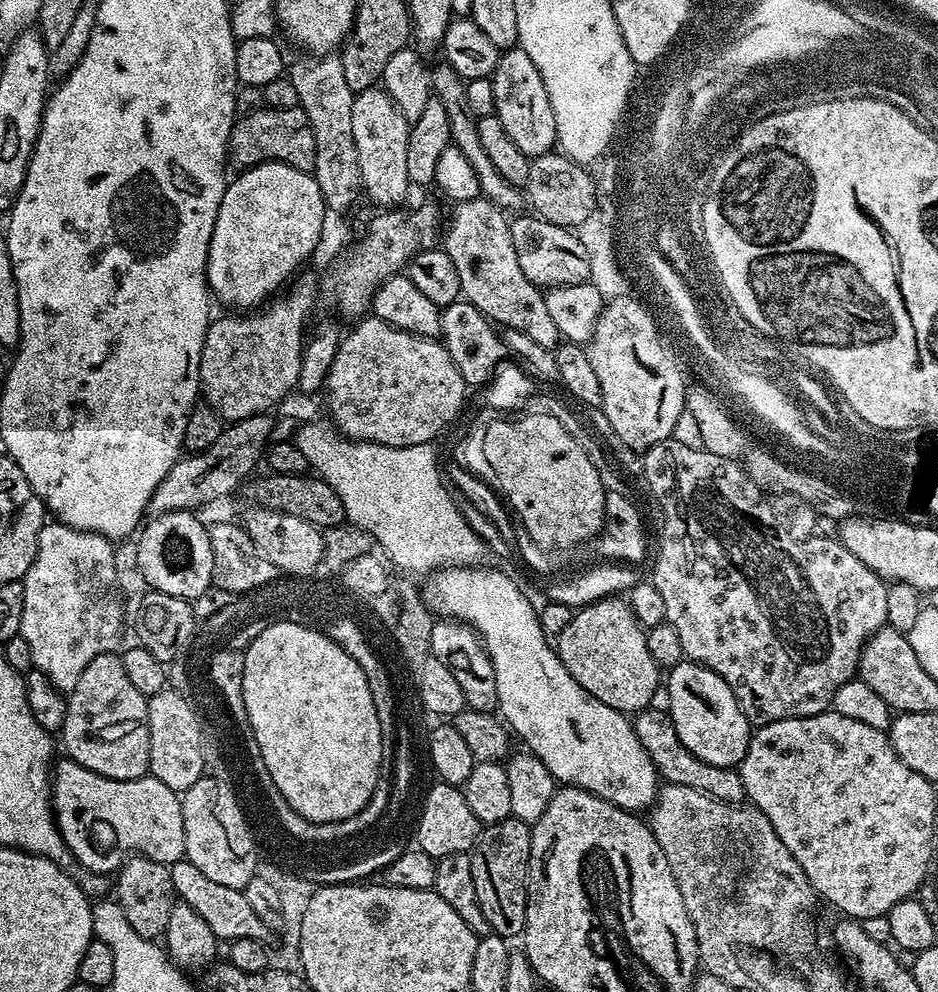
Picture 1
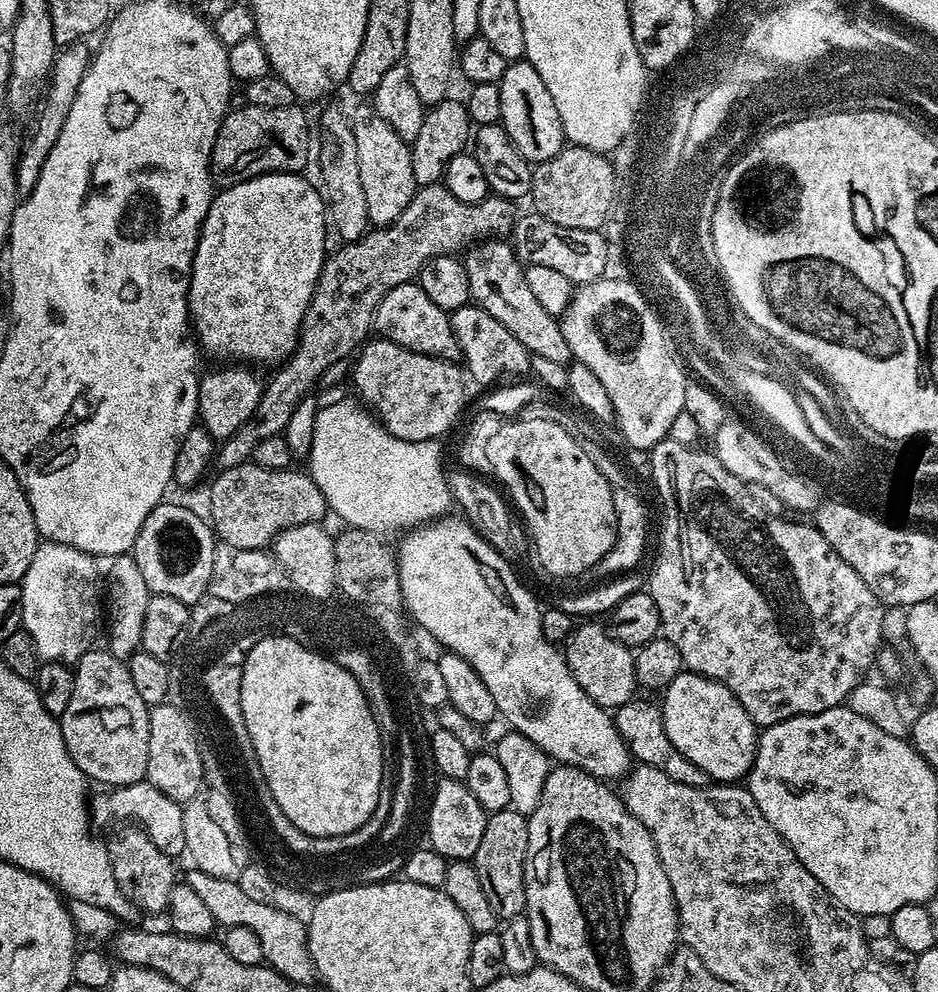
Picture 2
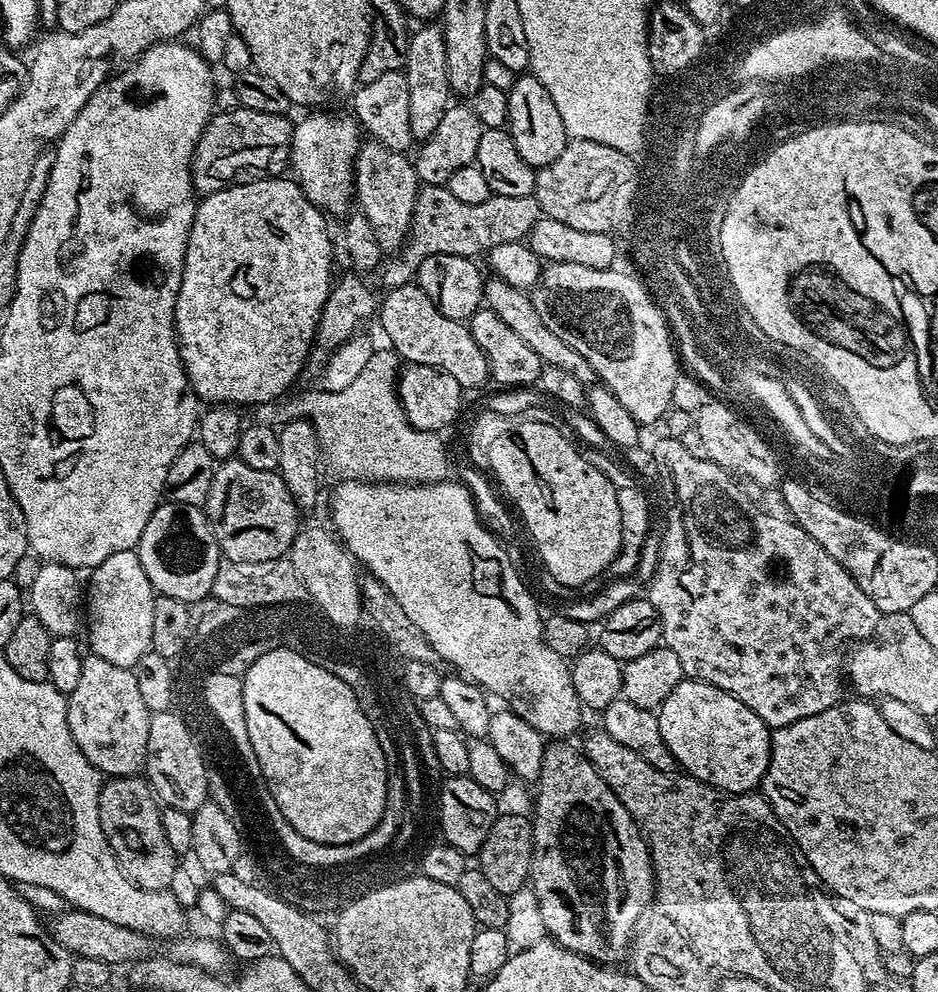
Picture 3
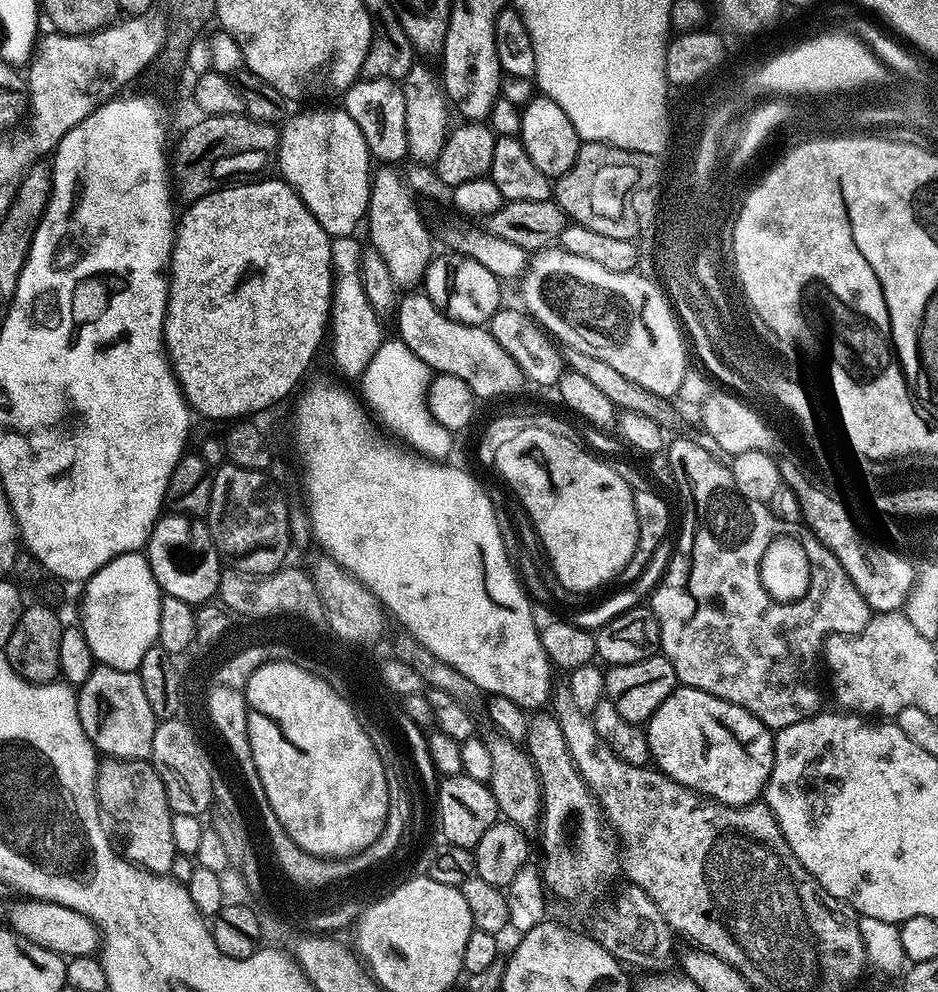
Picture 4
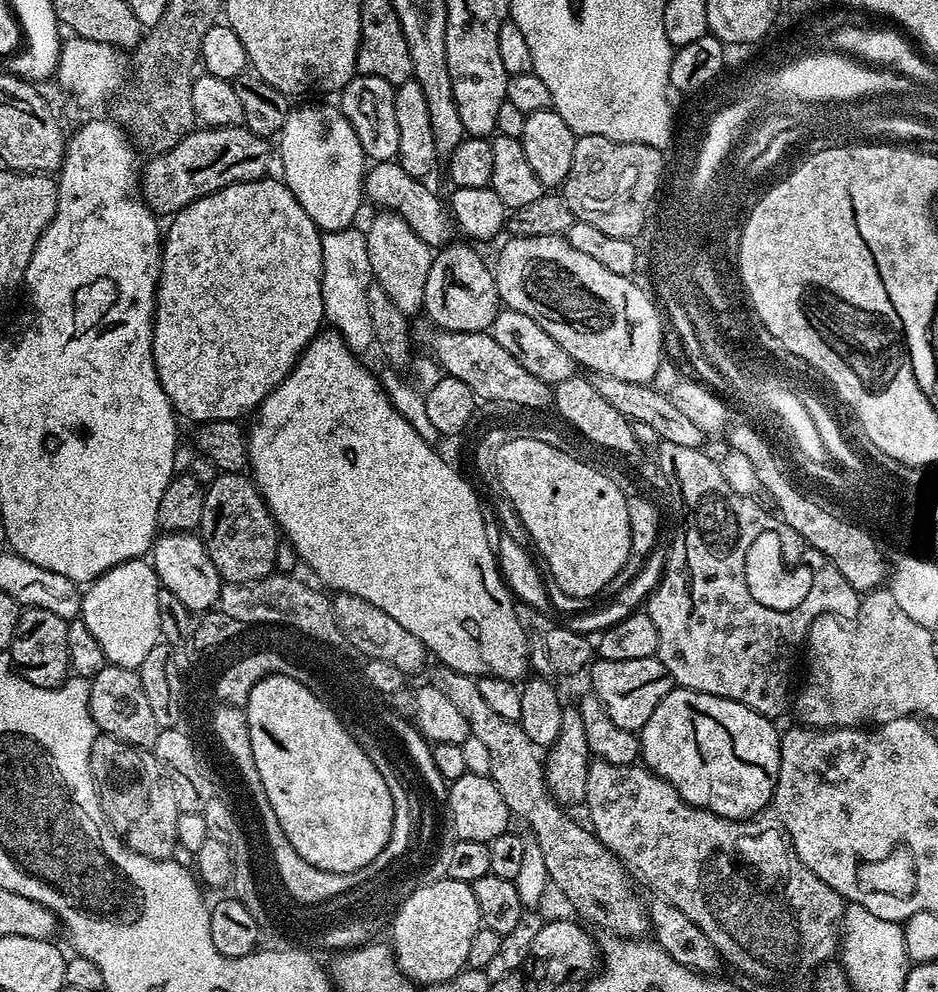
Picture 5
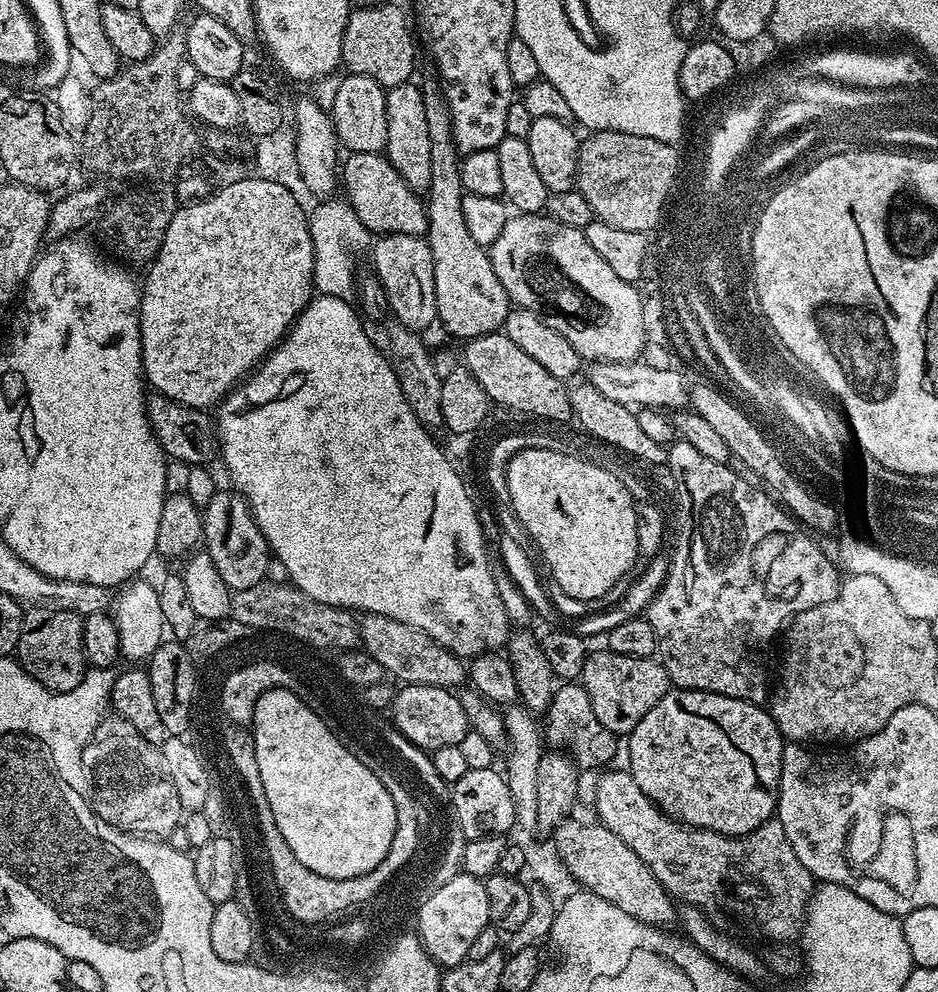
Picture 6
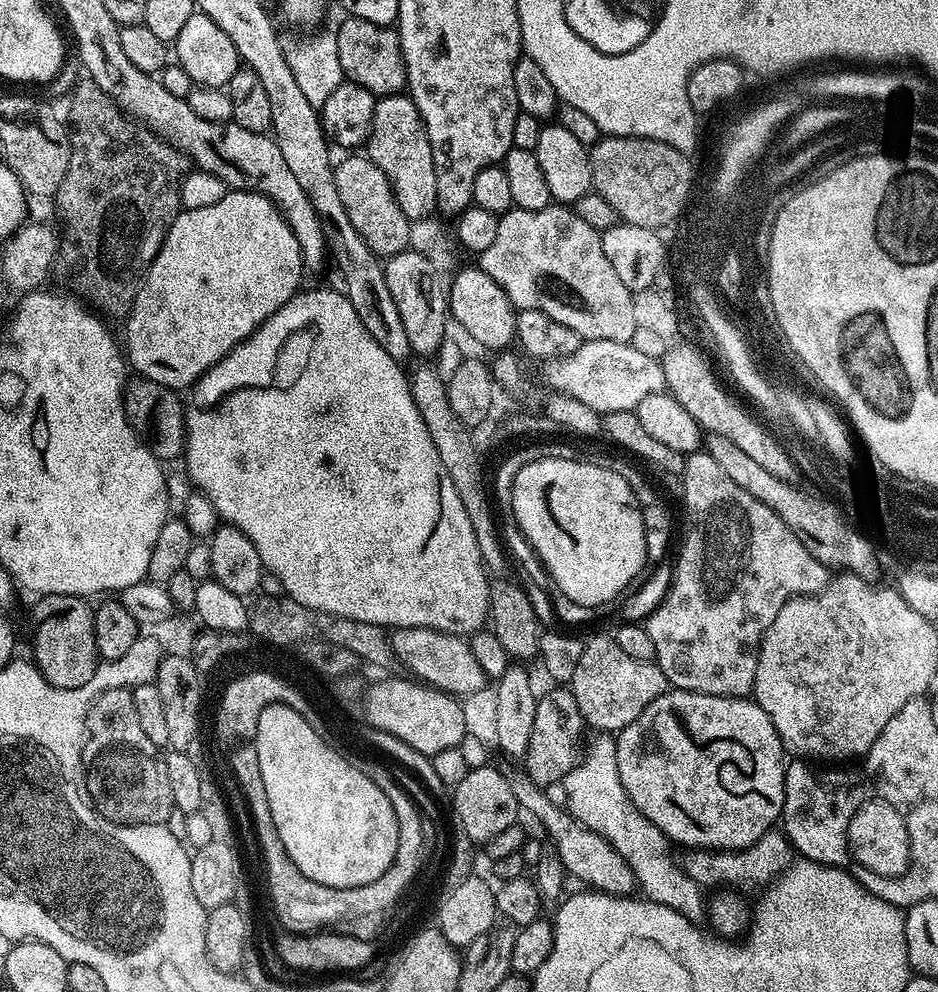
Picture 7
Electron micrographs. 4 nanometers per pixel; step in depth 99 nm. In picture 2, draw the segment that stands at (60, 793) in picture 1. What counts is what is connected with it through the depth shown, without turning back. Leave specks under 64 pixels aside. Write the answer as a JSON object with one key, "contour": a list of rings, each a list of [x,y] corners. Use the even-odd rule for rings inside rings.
{"contour":[[[141,782],[138,784],[127,784],[124,788],[115,790],[100,790],[90,800],[90,820],[93,825],[100,828],[111,829],[117,823],[116,816],[120,822],[135,822],[162,850],[166,855],[179,858],[186,852],[186,826],[184,825],[184,810],[181,804],[166,798],[162,790],[158,790],[153,784]]]}

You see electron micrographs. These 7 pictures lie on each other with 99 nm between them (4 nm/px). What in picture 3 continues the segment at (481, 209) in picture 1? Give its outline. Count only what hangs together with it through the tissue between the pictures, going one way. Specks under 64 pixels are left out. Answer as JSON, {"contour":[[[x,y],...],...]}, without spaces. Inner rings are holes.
{"contour":[[[499,278],[489,279],[484,285],[484,304],[494,310],[494,314],[498,314],[498,318],[502,318],[502,322],[506,322],[506,326],[510,326],[510,330],[514,330],[514,334],[518,334],[518,338],[522,338],[522,342],[526,342],[526,346],[534,350],[534,354],[538,354],[541,365],[567,370],[585,386],[597,383],[594,366],[590,366],[590,362],[586,362],[586,358],[582,358],[582,354],[578,354],[574,346],[562,342],[562,338],[558,338],[558,334],[554,334],[554,330],[550,330],[546,322],[542,322],[542,314],[538,314],[531,295],[525,289],[510,286],[510,282]]]}

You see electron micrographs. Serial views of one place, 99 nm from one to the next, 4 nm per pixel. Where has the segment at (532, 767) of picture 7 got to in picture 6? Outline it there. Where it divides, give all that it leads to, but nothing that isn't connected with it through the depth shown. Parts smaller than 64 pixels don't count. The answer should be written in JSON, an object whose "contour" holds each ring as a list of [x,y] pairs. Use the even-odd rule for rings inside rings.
{"contour":[[[561,683],[550,702],[546,719],[548,719],[547,743],[553,749],[567,753],[578,769],[604,770],[611,765],[608,763],[616,756],[617,733],[606,730],[606,726],[598,722],[598,717],[594,715],[594,706],[590,706],[590,694],[586,694],[583,683]]]}

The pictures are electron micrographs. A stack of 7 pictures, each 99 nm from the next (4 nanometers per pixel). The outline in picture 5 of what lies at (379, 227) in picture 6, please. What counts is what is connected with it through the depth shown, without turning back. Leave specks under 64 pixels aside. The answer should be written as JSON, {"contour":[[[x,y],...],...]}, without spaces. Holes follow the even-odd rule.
{"contour":[[[382,160],[373,163],[364,174],[364,195],[377,204],[377,209],[395,212],[426,242],[428,247],[439,250],[453,239],[454,224],[449,209],[427,188],[424,180],[416,180],[396,160]]]}

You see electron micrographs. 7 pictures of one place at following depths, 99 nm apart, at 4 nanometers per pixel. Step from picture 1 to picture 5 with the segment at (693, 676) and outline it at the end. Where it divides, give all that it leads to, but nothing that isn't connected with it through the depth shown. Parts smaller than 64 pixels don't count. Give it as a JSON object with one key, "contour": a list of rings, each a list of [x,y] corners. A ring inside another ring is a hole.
{"contour":[[[679,686],[673,687],[662,702],[658,702],[658,710],[650,714],[646,726],[640,729],[638,739],[640,742],[640,756],[642,757],[643,767],[653,771],[661,779],[665,780],[678,792],[687,804],[692,804],[695,808],[705,808],[707,812],[712,812],[716,816],[721,816],[727,820],[749,820],[751,816],[757,816],[759,812],[765,811],[773,803],[776,794],[776,783],[778,782],[778,770],[780,769],[780,737],[781,733],[776,732],[776,728],[769,717],[758,714],[746,706],[742,706],[733,700],[718,698],[714,694],[702,694],[689,688]]]}

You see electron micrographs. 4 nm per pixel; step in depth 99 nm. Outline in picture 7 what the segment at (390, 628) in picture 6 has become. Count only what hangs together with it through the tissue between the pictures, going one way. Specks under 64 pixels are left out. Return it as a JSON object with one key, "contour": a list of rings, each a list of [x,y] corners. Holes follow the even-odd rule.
{"contour":[[[398,628],[391,633],[392,654],[409,668],[417,681],[439,688],[457,698],[472,696],[486,685],[482,666],[474,659],[471,643],[463,636],[452,636],[436,628]]]}

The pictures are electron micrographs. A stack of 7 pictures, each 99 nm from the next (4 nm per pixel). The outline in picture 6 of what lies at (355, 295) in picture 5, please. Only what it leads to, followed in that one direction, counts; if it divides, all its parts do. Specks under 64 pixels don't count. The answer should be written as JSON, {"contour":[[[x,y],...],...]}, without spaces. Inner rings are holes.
{"contour":[[[322,200],[317,209],[308,216],[308,229],[311,241],[314,242],[313,287],[319,295],[346,300],[355,291],[354,252],[367,251],[372,244],[372,234],[345,201],[332,201]]]}

